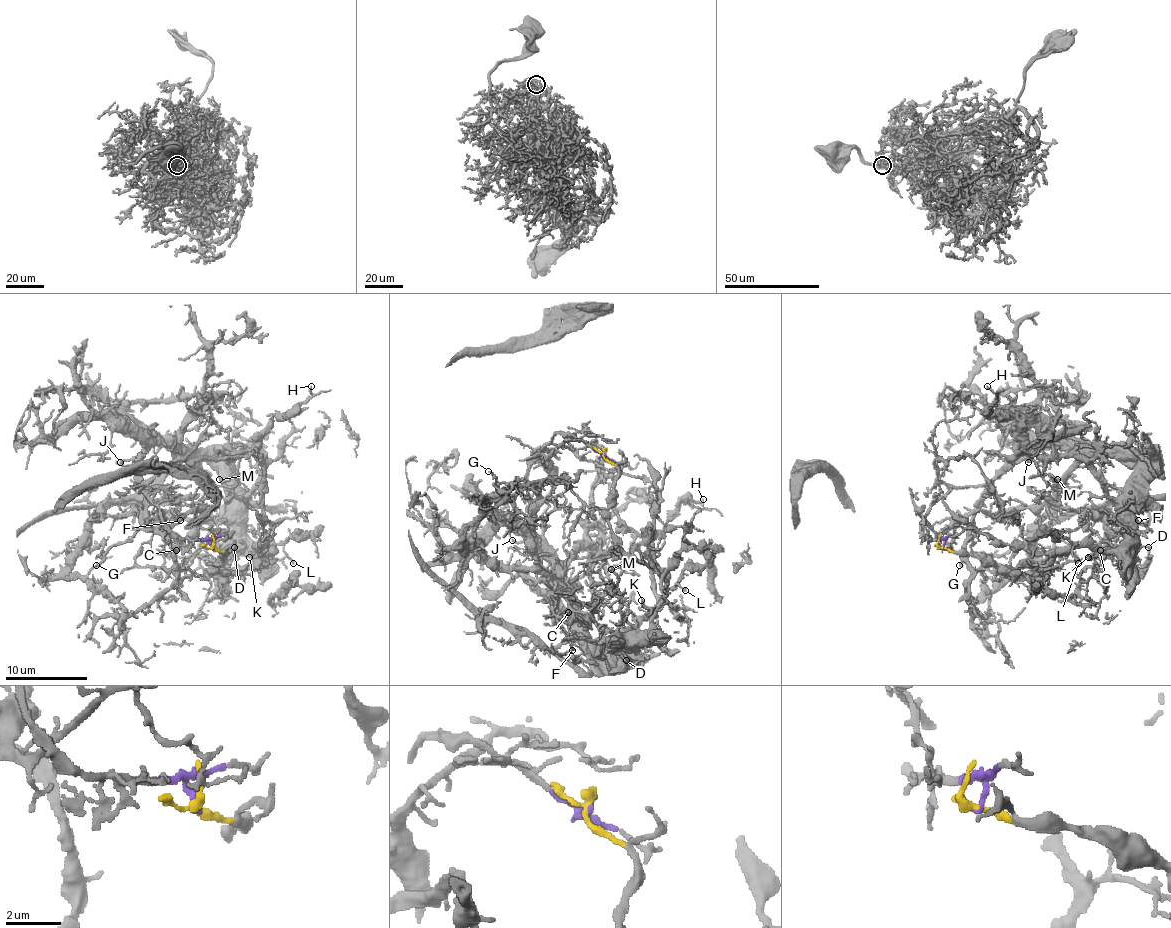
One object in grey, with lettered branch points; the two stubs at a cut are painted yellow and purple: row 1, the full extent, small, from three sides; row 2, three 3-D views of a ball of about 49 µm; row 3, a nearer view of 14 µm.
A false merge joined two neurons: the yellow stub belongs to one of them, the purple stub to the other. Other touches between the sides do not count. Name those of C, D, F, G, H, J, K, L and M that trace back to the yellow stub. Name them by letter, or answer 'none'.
C, D, F, H, K, L, M

